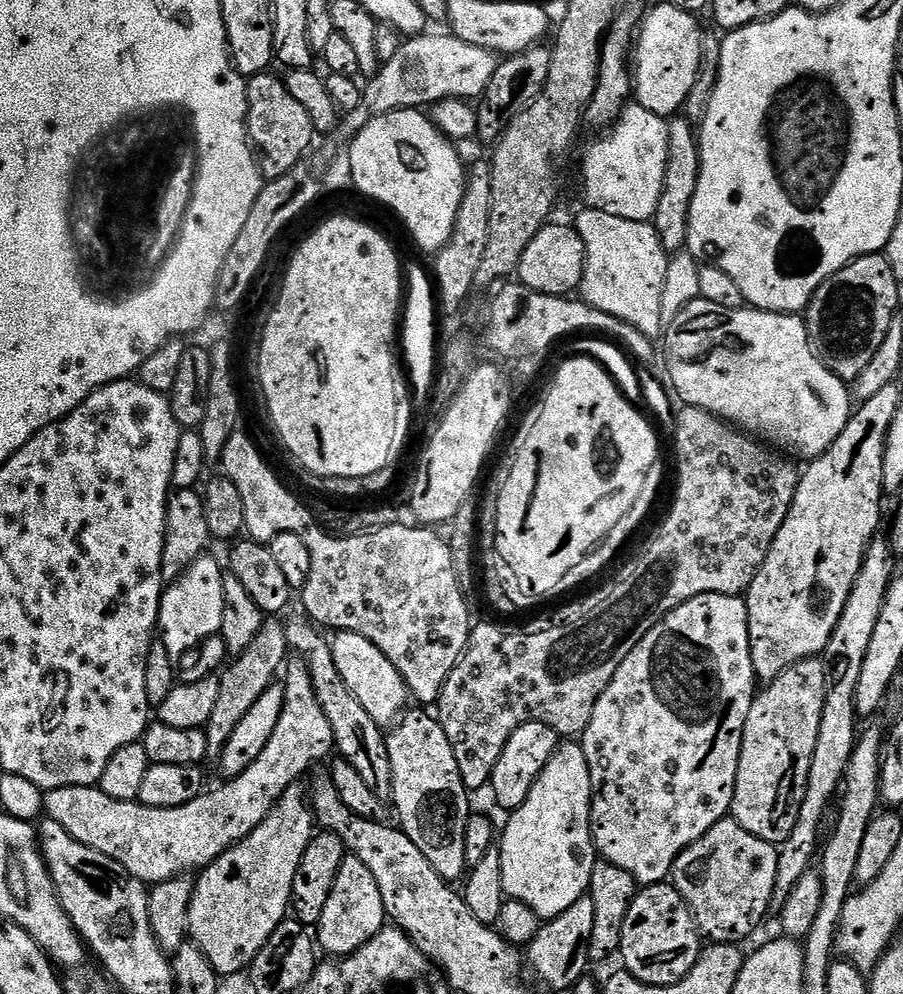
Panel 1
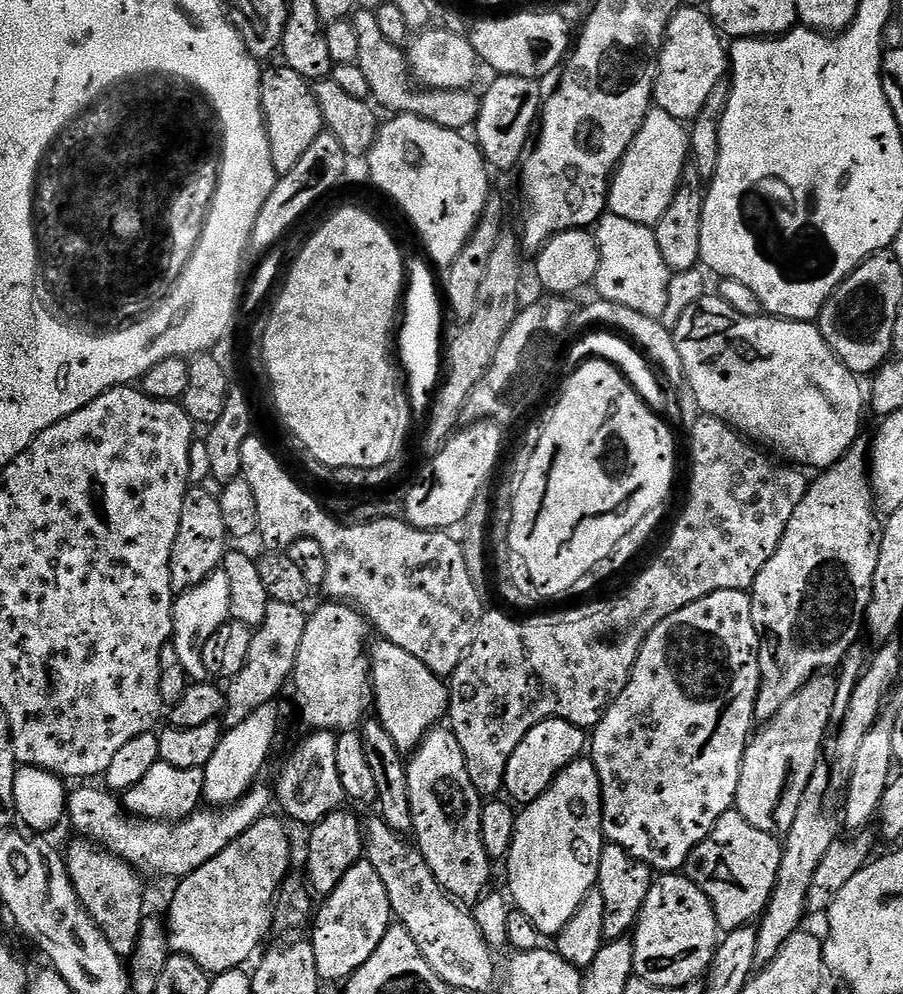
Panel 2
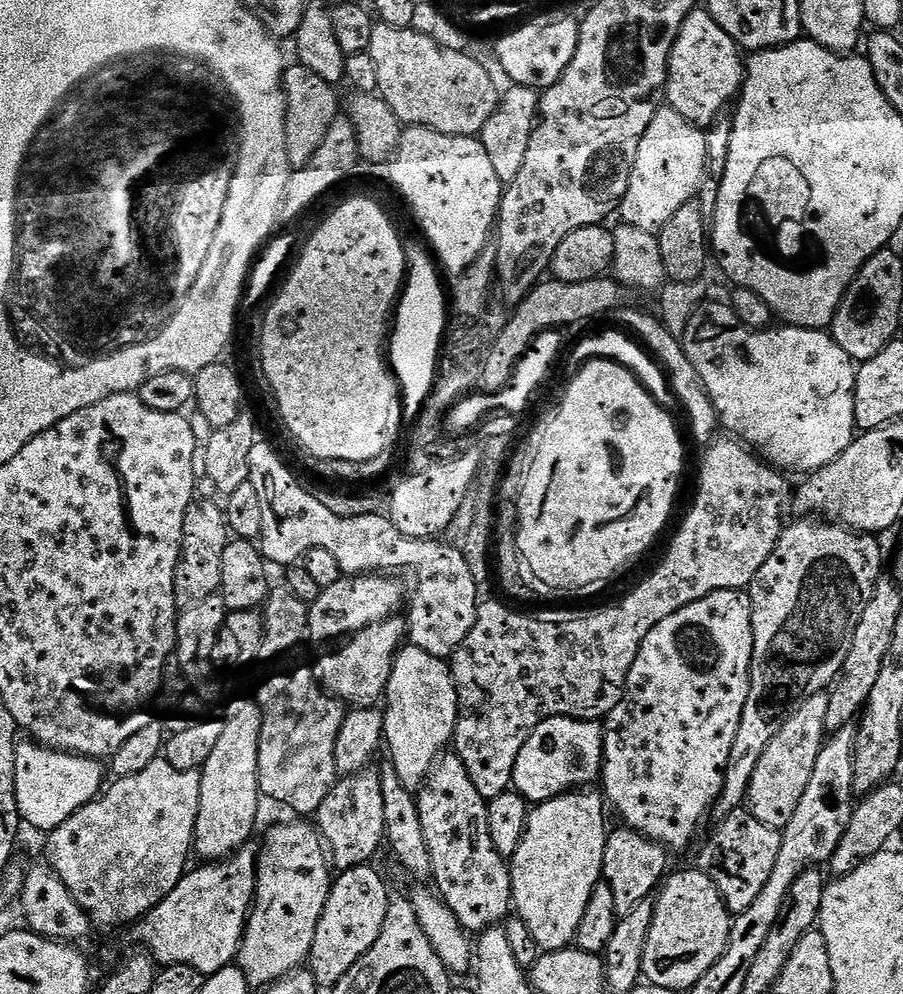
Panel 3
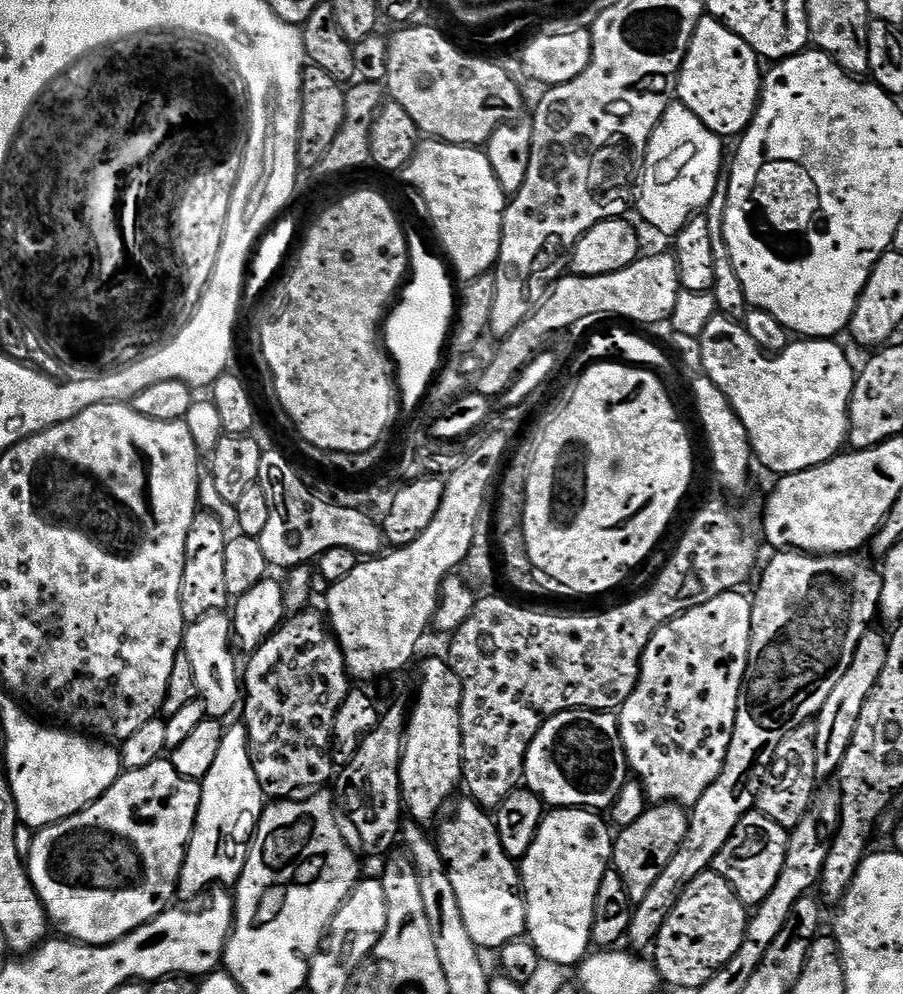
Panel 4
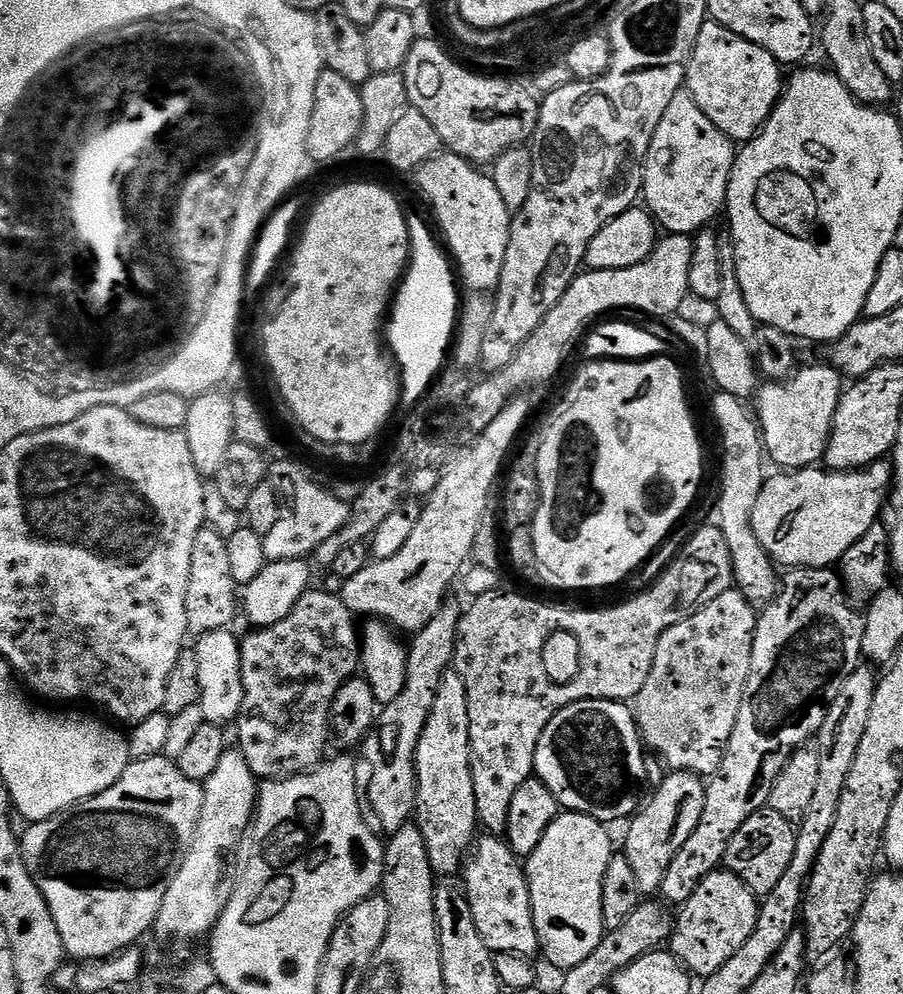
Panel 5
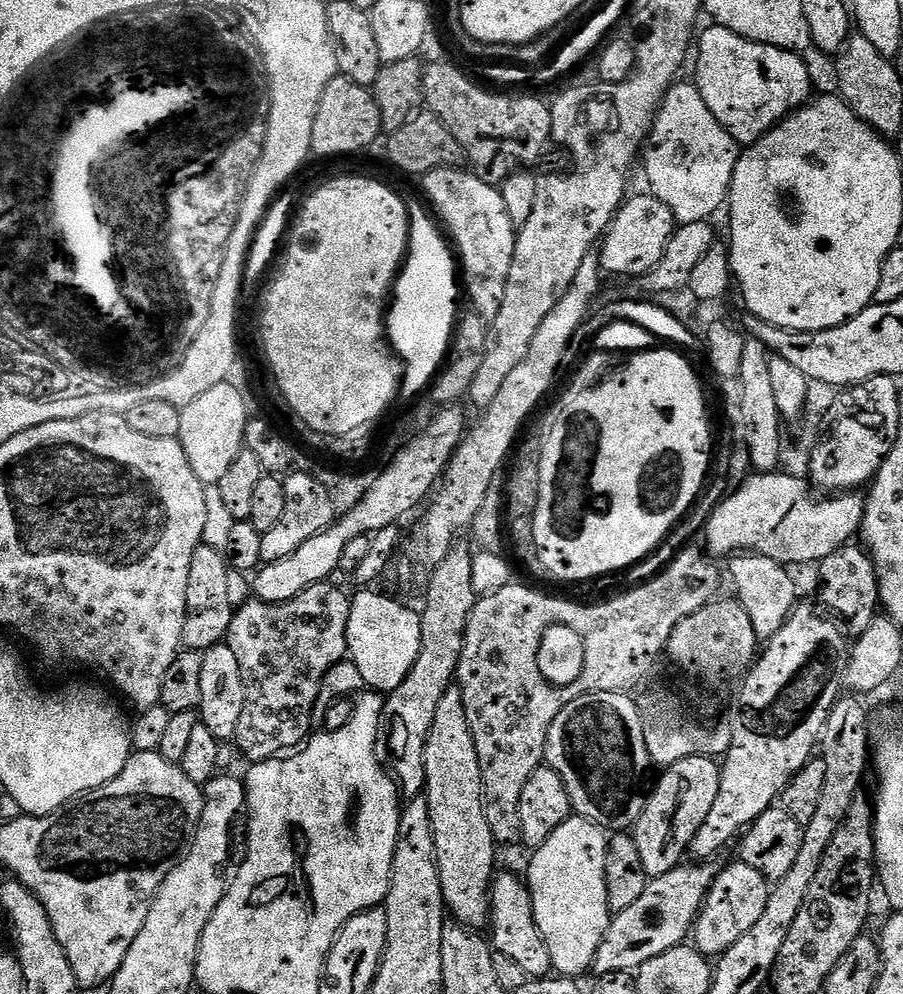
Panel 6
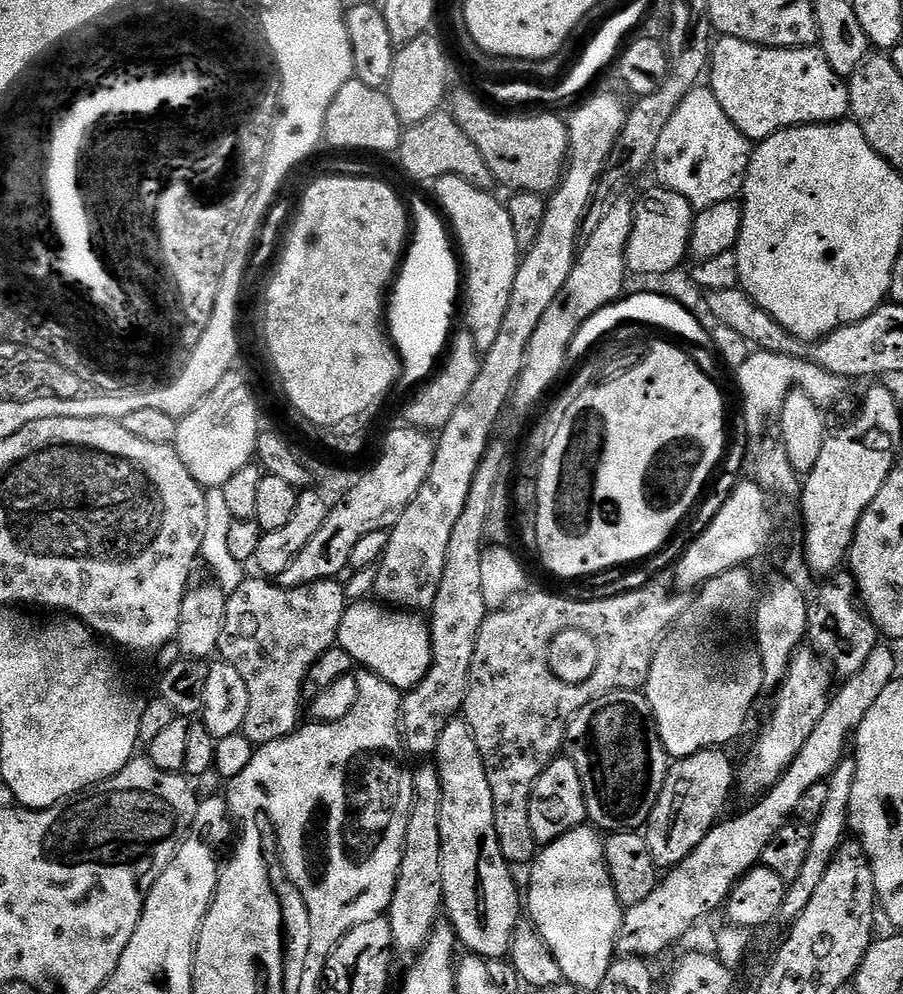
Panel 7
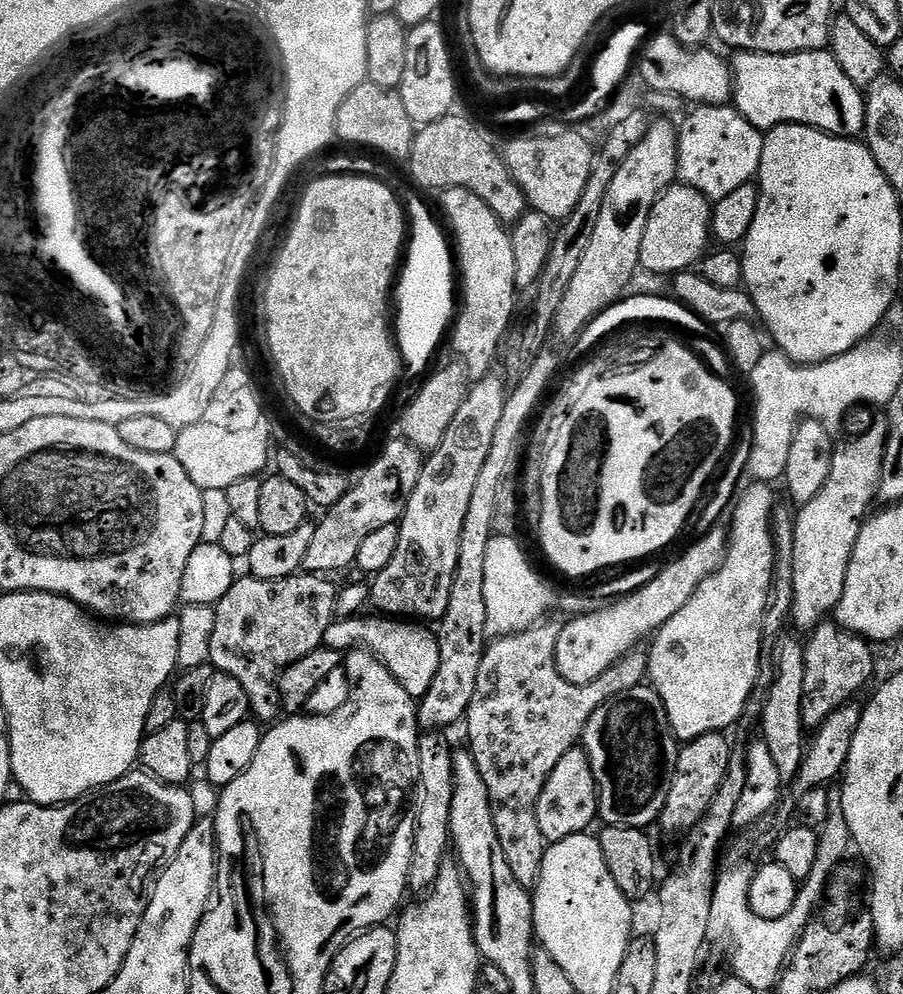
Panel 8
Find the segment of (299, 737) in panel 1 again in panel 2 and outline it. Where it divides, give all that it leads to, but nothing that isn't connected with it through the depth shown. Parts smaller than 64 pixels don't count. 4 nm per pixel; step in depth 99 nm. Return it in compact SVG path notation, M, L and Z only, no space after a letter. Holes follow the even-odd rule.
M344 602L328 603L332 604L322 605L316 613L307 617L290 680L292 684L296 683L296 704L300 707L301 718L309 724L309 729L339 734L359 729L374 704L370 656L366 651L370 644L370 625L355 607ZM257 782L241 800L225 807L223 811L197 810L186 819L175 822L141 820L129 814L111 791L103 787L88 787L92 786L77 787L80 788L77 792L69 791L66 805L67 823L72 823L80 831L77 833L81 837L103 846L111 855L119 856L141 873L153 872L156 876L176 876L175 878L186 877L198 870L198 866L206 866L210 858L222 854L222 850L226 850L230 842L246 834L250 826L269 815L271 808L268 807L273 807L274 804L273 789L269 786L267 788L264 782Z

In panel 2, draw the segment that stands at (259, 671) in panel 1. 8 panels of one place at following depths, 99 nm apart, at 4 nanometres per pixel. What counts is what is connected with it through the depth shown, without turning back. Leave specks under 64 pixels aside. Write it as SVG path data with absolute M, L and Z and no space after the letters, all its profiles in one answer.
M269 601L266 617L260 627L253 631L246 662L239 673L227 681L224 690L225 712L222 720L227 729L241 725L258 707L271 703L284 682L286 684L291 677L302 634L305 633L307 615L302 611L304 610L299 605Z

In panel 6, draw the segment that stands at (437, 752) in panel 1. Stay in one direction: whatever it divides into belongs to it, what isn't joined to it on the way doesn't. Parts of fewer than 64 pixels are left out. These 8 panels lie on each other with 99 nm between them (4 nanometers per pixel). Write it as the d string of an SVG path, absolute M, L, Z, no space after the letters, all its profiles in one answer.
M501 871L492 882L492 911L490 913L490 943L497 952L506 954L522 970L526 970L529 978L544 978L553 971L550 950L542 938L542 930L534 918L534 902L532 901L532 892L527 883L520 880L512 872Z

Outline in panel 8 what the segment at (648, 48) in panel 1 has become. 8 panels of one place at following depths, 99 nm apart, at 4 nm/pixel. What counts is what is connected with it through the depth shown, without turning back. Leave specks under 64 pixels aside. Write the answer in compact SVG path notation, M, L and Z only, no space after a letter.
M830 50L766 54L741 52L731 57L732 100L736 111L755 128L771 130L779 124L805 124L832 136L856 138L866 122L865 93L846 78Z

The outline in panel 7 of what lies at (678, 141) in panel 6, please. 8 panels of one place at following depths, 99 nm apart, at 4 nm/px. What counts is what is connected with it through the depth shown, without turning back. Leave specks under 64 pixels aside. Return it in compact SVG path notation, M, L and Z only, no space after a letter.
M697 86L682 98L674 118L670 118L662 138L658 138L658 150L654 161L654 172L661 185L686 198L693 209L718 206L718 202L737 199L744 186L744 175L752 161L753 141L747 140L726 118L726 110L718 98L714 98L711 87Z

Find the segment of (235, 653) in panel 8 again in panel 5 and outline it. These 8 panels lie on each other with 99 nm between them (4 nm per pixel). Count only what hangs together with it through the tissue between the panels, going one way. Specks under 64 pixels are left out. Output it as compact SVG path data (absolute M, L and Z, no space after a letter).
M309 590L296 603L294 610L290 610L290 614L286 614L286 618L274 622L272 626L249 631L249 636L240 640L240 669L242 670L244 693L242 694L240 714L235 721L234 729L236 728L236 736L240 739L240 745L238 745L240 755L244 757L246 766L250 766L253 776L261 781L279 780L285 776L299 776L315 768L325 759L324 747L328 744L328 736L330 740L332 699L334 694L338 694L338 690L344 683L357 675L358 669L361 667L361 637L358 635L358 628L352 625L352 620L354 621L353 613L349 612L340 596L326 594L319 590Z

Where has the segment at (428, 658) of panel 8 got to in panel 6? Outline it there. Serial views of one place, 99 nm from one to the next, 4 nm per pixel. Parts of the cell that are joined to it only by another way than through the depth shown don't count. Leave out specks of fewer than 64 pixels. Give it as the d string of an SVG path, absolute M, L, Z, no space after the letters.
M361 589L351 597L350 618L347 619L348 656L362 673L365 685L381 694L393 692L405 681L407 674L417 661L421 649L422 628L420 612L412 610L375 589Z

